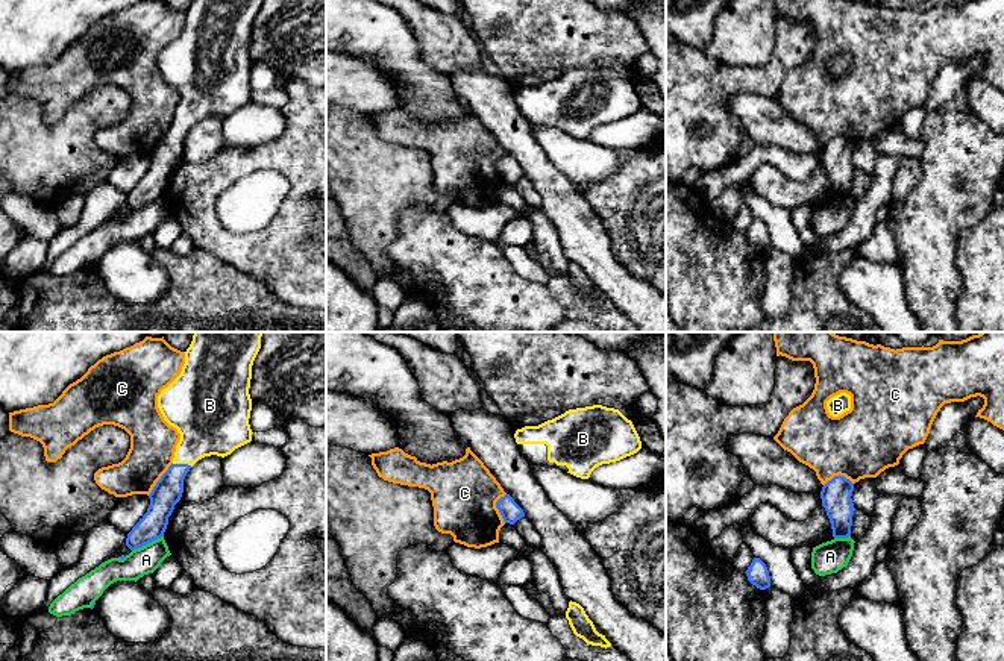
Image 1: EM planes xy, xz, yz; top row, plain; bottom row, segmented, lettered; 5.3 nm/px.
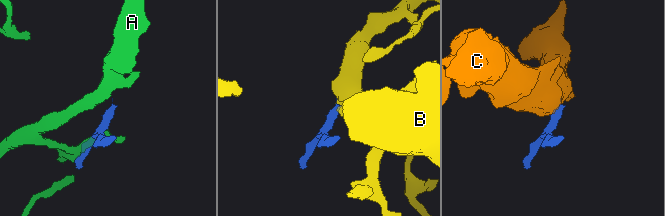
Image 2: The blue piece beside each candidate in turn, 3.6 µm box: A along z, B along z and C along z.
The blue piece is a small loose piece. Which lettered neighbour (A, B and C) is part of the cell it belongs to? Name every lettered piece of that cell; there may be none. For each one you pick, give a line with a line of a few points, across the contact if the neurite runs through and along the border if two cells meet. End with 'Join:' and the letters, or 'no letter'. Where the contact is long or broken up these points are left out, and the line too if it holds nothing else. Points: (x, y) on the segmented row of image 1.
B: line xy (167, 491), (182, 464), (188, 451), (208, 425)
Join: B

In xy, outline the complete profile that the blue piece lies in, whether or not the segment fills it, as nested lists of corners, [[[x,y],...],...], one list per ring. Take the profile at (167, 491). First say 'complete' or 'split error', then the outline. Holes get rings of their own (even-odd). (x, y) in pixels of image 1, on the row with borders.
split error | [[[194,332],[180,374],[158,396],[158,408],[164,420],[177,429],[180,440],[173,464],[149,494],[147,512],[127,534],[126,546],[130,550],[164,537],[168,517],[182,497],[184,479],[199,459],[211,455],[224,458],[252,441],[249,388],[261,337],[262,332]]]

